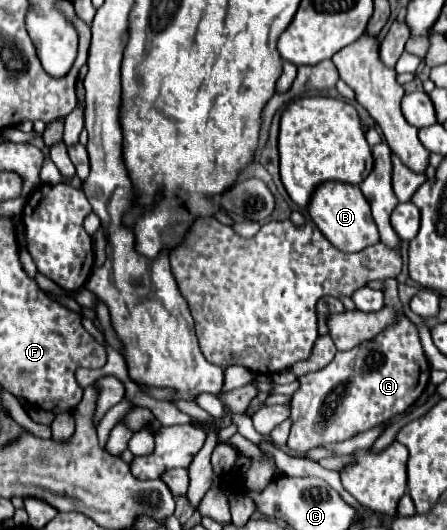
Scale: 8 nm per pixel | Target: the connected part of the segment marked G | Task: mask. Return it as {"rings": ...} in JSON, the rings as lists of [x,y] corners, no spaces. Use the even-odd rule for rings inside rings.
{"rings":[[[398,316],[398,322],[384,330],[380,338],[348,352],[338,352],[326,368],[298,380],[300,388],[290,404],[292,428],[288,446],[292,450],[312,450],[348,440],[404,412],[426,390],[430,366],[418,338],[418,328],[406,316]]]}

